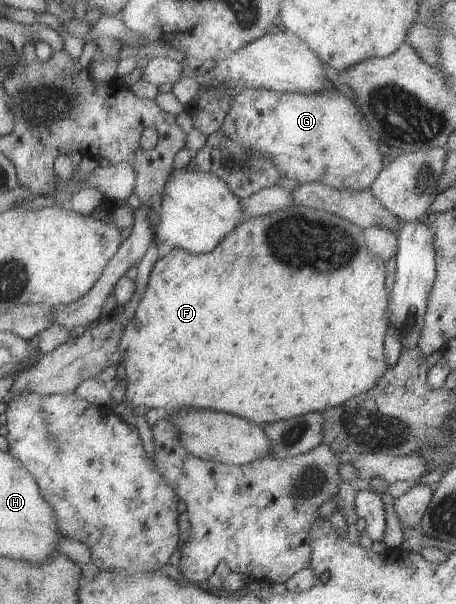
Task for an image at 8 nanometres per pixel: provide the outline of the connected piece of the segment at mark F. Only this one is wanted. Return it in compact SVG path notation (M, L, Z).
M292 205L270 215L244 218L209 252L191 254L182 248L169 248L153 263L146 289L138 300L134 315L127 319L119 341L119 352L125 369L125 390L121 402L108 405L127 424L135 426L132 408L137 405L155 407L162 414L176 408L209 409L244 418L256 425L291 418L310 412L321 412L342 405L351 397L366 393L387 370L384 358L384 333L389 327L387 289L384 289L385 268L381 257L373 256L366 247L362 228L333 213Z

